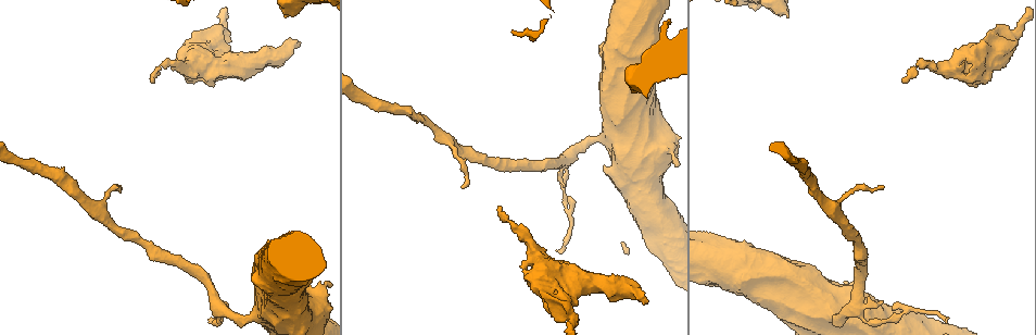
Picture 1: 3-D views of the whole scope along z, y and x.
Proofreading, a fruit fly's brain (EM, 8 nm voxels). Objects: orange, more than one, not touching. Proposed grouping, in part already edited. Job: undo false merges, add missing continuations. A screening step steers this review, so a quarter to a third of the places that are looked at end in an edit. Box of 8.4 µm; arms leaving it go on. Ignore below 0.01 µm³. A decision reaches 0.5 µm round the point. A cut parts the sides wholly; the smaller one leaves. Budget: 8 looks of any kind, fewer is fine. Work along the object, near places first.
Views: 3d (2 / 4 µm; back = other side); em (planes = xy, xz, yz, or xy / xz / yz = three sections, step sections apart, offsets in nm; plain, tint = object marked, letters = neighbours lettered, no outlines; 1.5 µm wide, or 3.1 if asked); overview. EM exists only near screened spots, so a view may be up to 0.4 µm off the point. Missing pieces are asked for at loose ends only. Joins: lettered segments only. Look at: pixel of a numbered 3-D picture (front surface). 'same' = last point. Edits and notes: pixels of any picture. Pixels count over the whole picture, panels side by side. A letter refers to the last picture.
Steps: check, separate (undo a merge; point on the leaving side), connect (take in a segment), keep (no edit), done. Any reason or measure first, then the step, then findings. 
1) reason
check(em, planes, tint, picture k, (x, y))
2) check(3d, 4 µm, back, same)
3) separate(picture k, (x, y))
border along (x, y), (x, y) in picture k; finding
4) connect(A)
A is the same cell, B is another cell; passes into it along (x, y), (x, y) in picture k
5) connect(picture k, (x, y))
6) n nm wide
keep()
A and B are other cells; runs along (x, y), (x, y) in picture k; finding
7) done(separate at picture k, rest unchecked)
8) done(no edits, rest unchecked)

a narrow waist
check(em, xz, step 8, plain, picture 1, (889, 319))

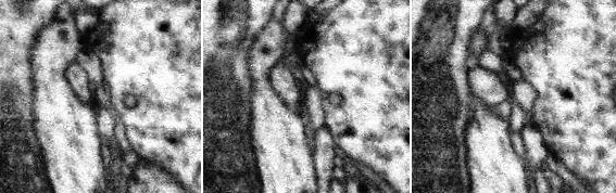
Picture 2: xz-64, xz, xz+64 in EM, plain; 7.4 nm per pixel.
check(em, xz, step 8, letters, same)

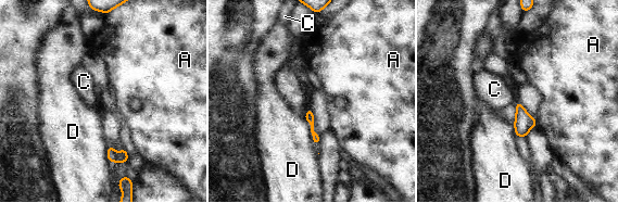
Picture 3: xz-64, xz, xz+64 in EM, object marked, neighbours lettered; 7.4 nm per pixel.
separate(picture 3, (122, 155))
A, C and D are other cells; border along (116, 154), (117, 161) in picture 3; a second cell is stuck on

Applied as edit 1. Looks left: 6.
check(overview)

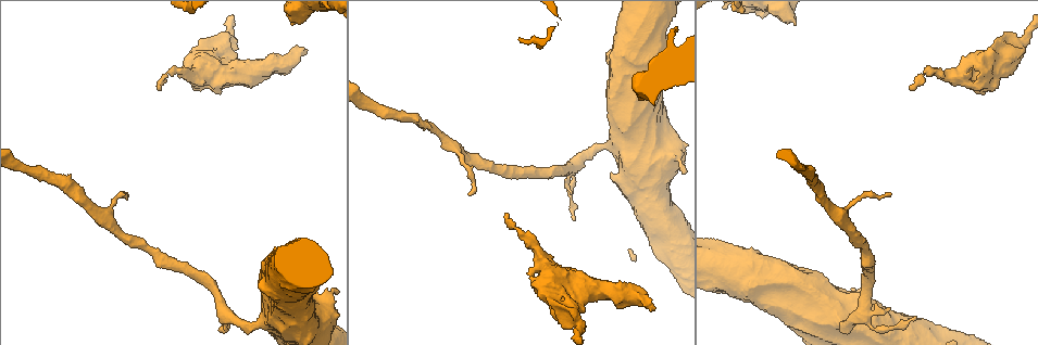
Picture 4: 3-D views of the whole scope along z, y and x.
branch stops here
check(3d, 4 µm, picture 4, (910, 87))

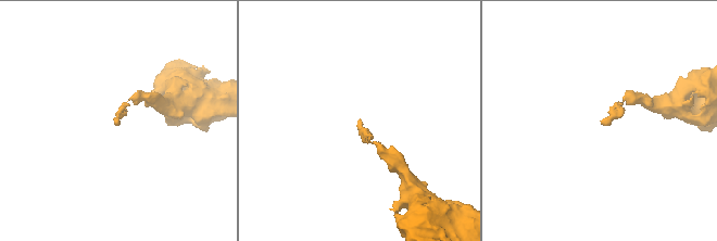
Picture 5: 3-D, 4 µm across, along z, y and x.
shape alone is not enough
check(em, planes, tint, picture 5, (361, 120))

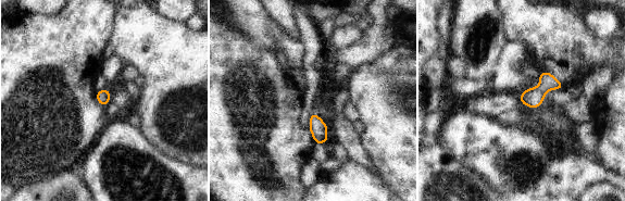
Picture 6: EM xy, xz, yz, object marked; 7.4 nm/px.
what lies round it
check(em, planes, letters, same)

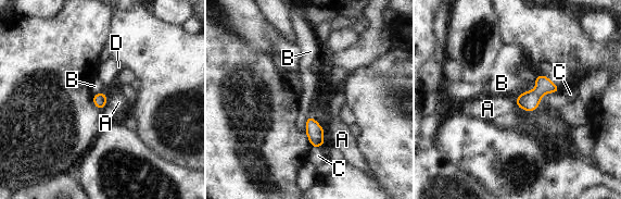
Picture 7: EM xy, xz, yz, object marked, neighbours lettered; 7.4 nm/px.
keep()
A, B, C and D are other cells; border along (516, 97), (517, 106) in picture 7; none of them fits

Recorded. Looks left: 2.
thick end
check(em, planes, tint, picture 4, (306, 53))

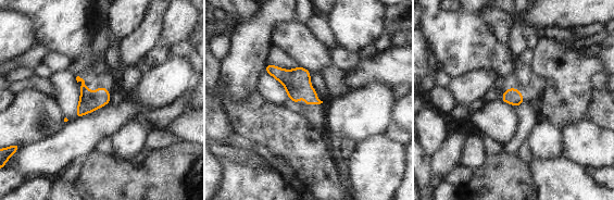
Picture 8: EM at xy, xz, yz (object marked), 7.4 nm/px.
what lies round it
check(em, planes, letters, same)

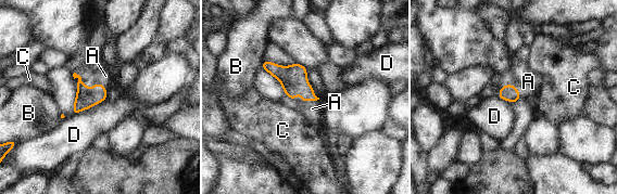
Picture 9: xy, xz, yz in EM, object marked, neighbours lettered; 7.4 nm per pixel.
connect(A)
A is the same cell, B, C and D are other cells; passes into it along (293, 79), (305, 100), (312, 108) in picture 9; the cell continues

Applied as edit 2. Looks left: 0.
done(separate at picture 3, connect at picture 9, rest unchecked)

